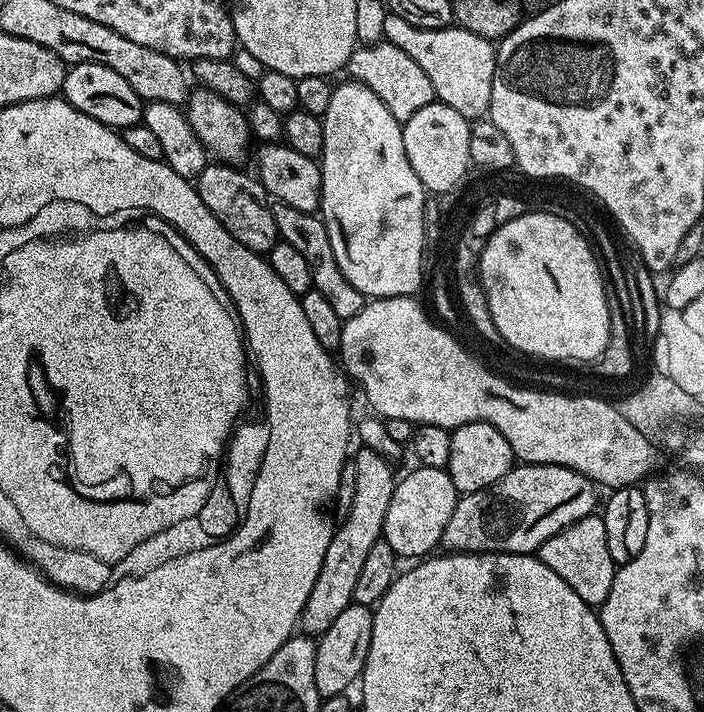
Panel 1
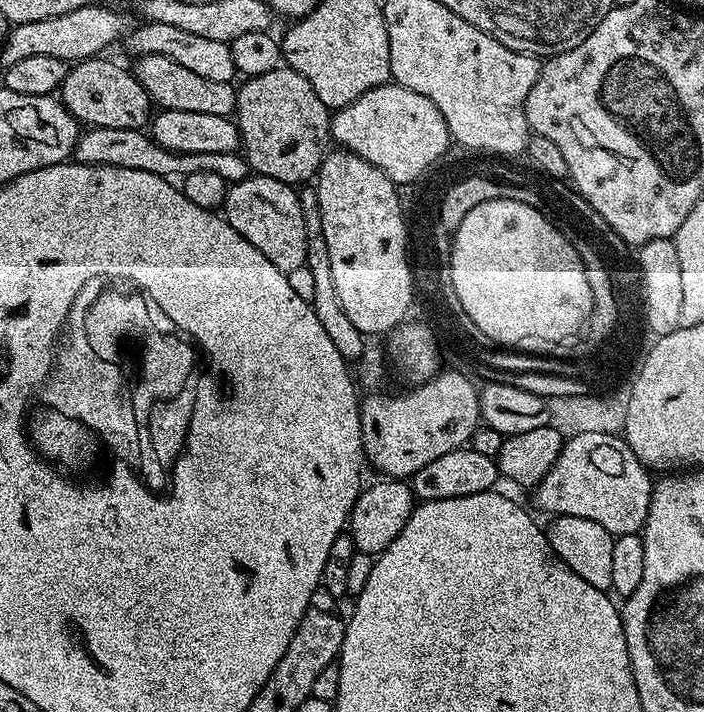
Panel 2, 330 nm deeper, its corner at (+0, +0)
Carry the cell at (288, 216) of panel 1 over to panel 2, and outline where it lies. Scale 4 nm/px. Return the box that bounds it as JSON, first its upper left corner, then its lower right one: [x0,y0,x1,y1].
[74,127,250,185]

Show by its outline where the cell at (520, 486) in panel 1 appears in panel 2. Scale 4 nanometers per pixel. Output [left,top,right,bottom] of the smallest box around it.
[534,433,653,537]

